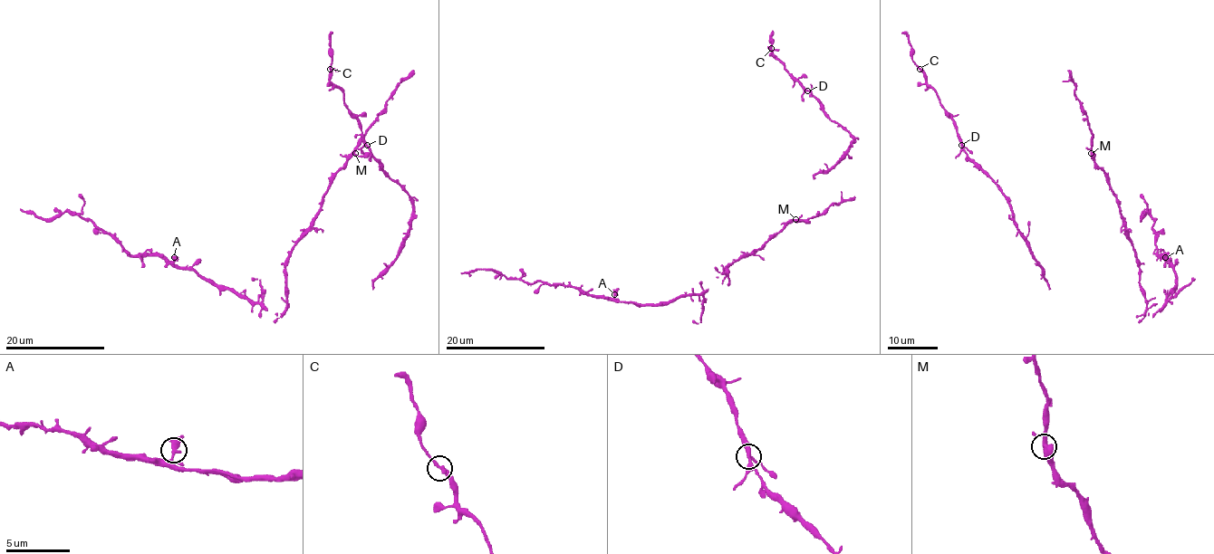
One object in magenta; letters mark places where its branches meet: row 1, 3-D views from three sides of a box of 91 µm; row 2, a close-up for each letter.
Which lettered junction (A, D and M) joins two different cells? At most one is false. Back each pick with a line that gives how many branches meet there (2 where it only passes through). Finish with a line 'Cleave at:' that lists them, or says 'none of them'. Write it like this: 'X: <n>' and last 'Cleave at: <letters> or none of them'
Cleave at: none of them

